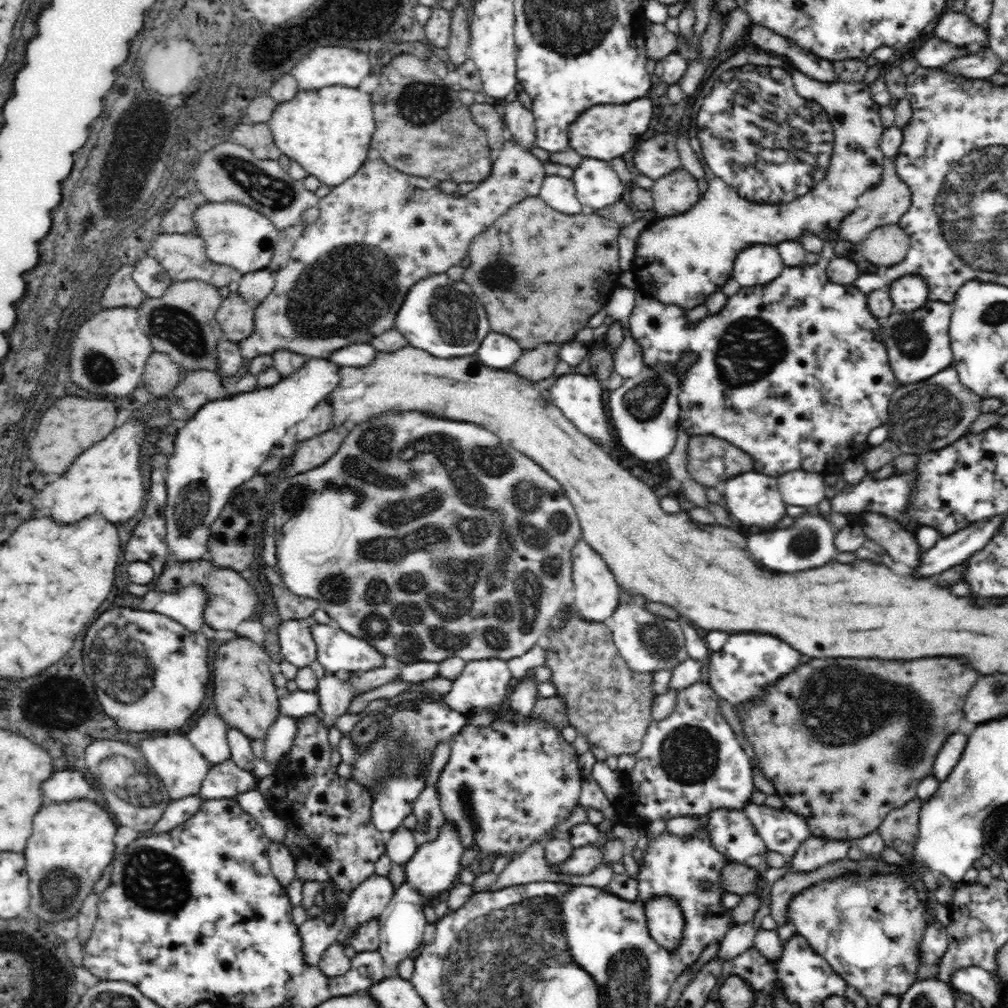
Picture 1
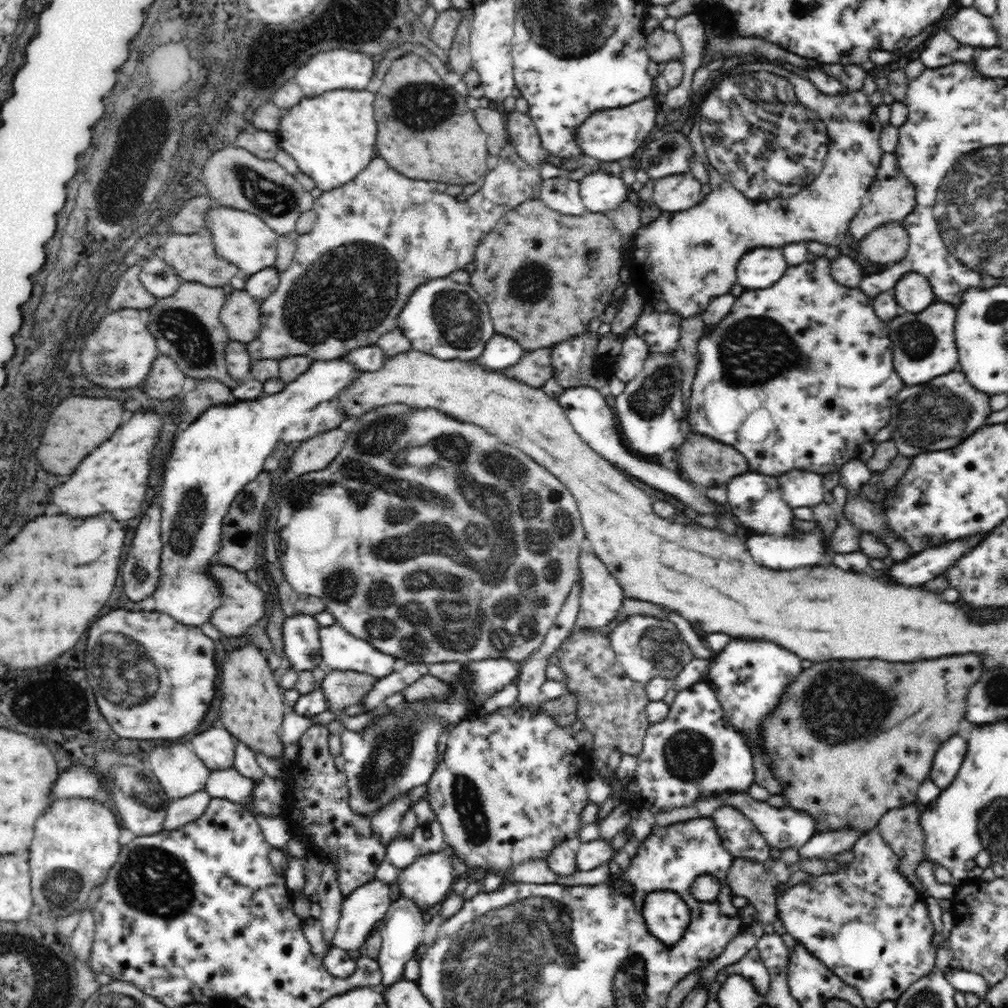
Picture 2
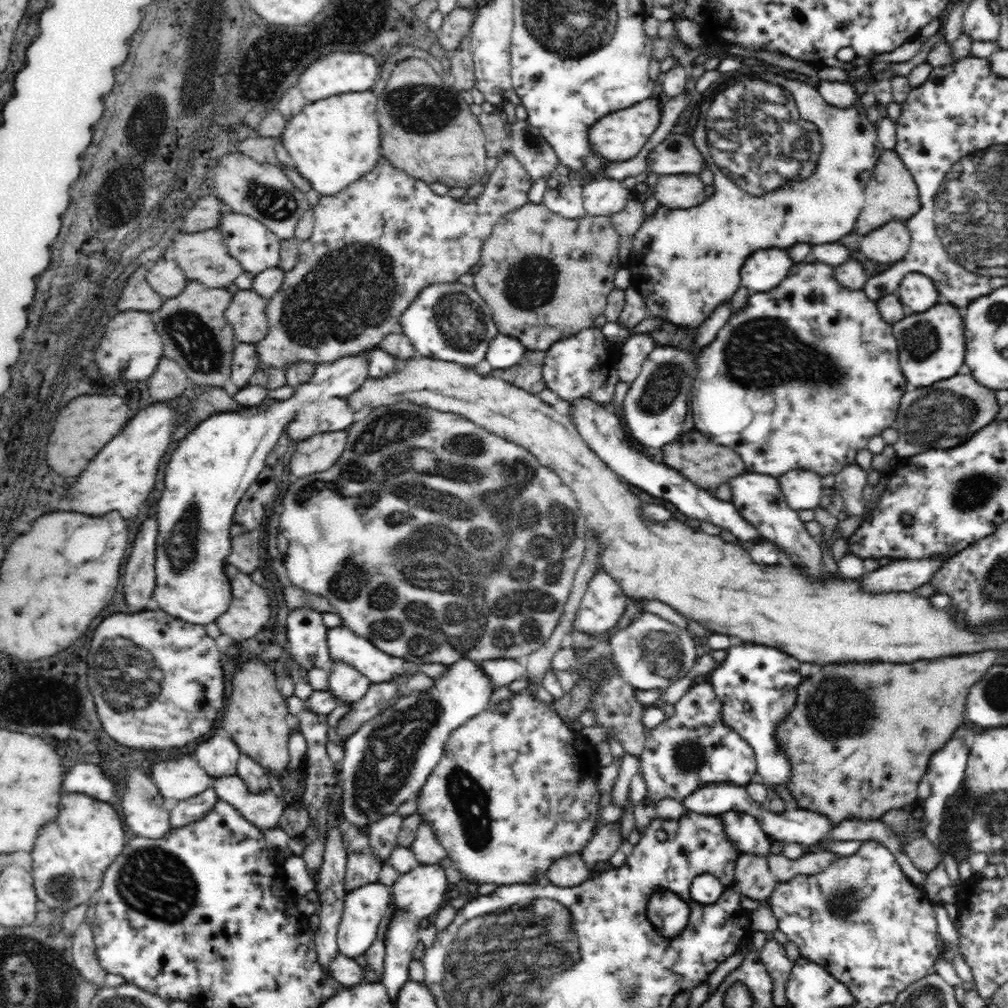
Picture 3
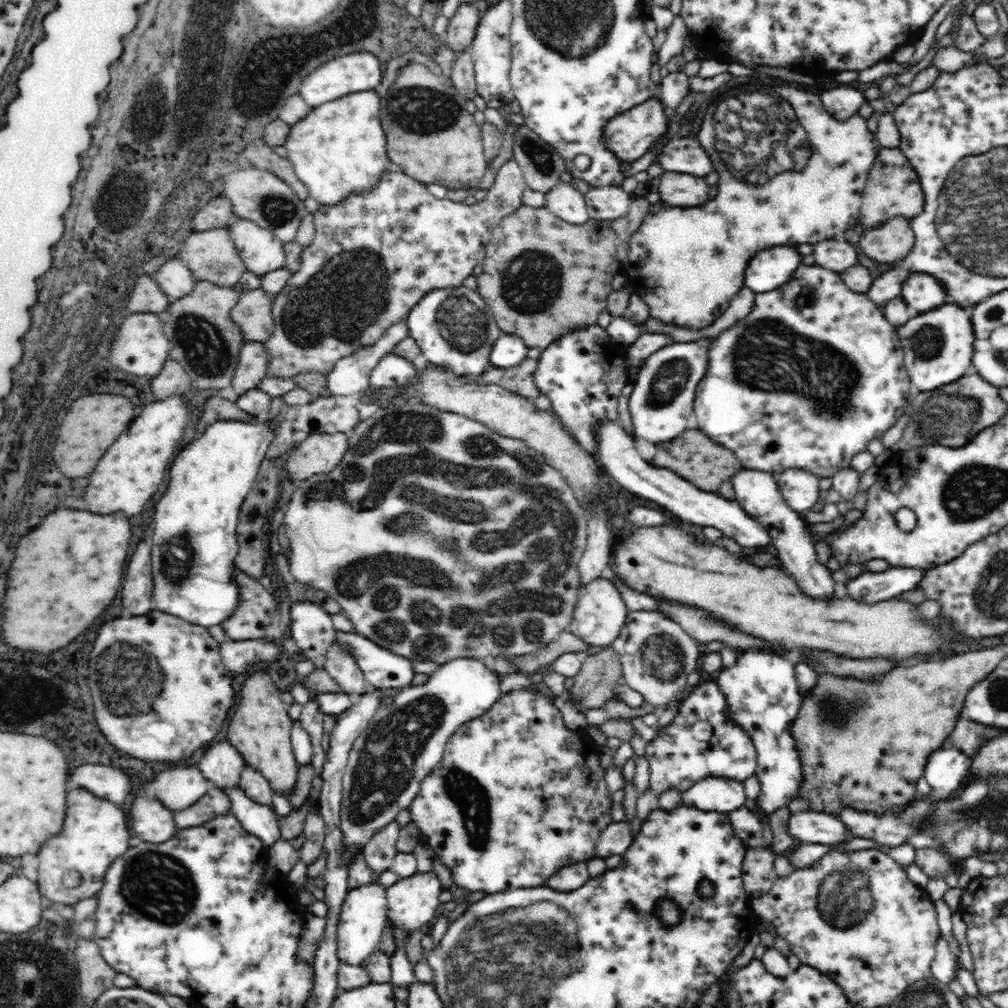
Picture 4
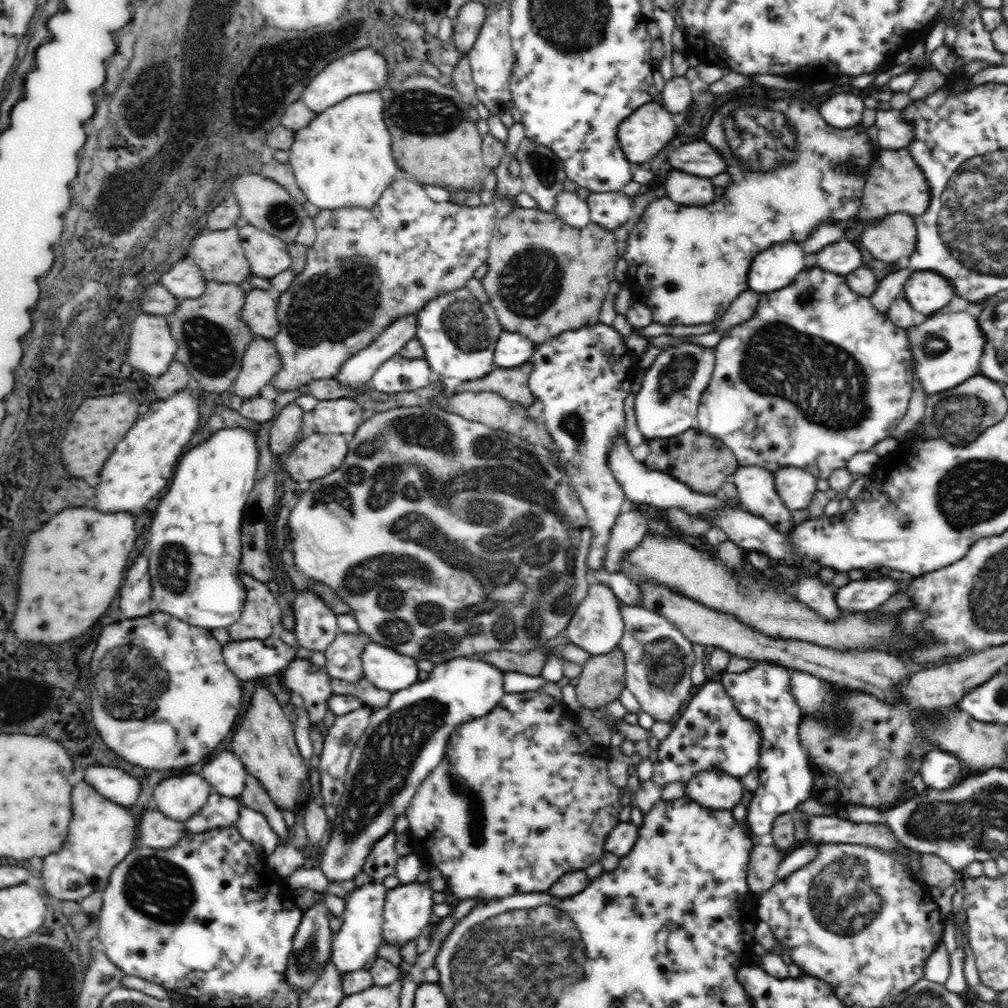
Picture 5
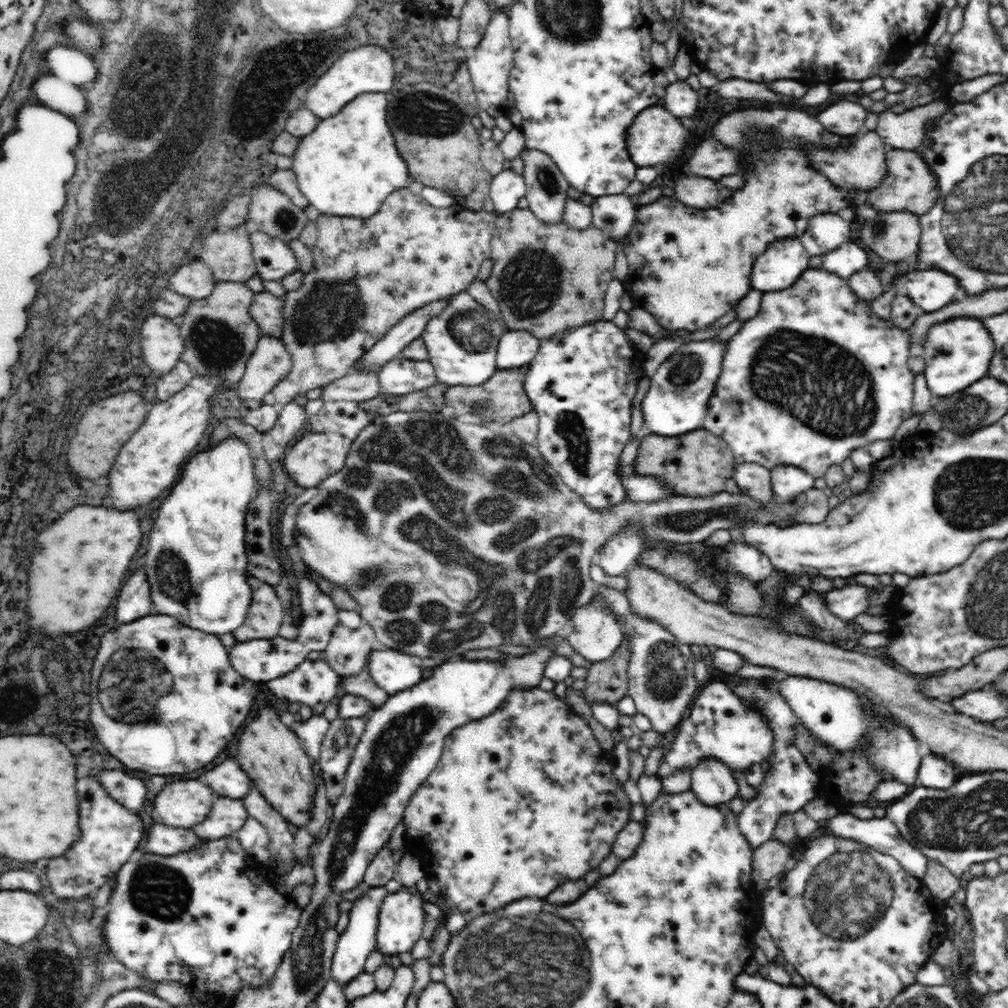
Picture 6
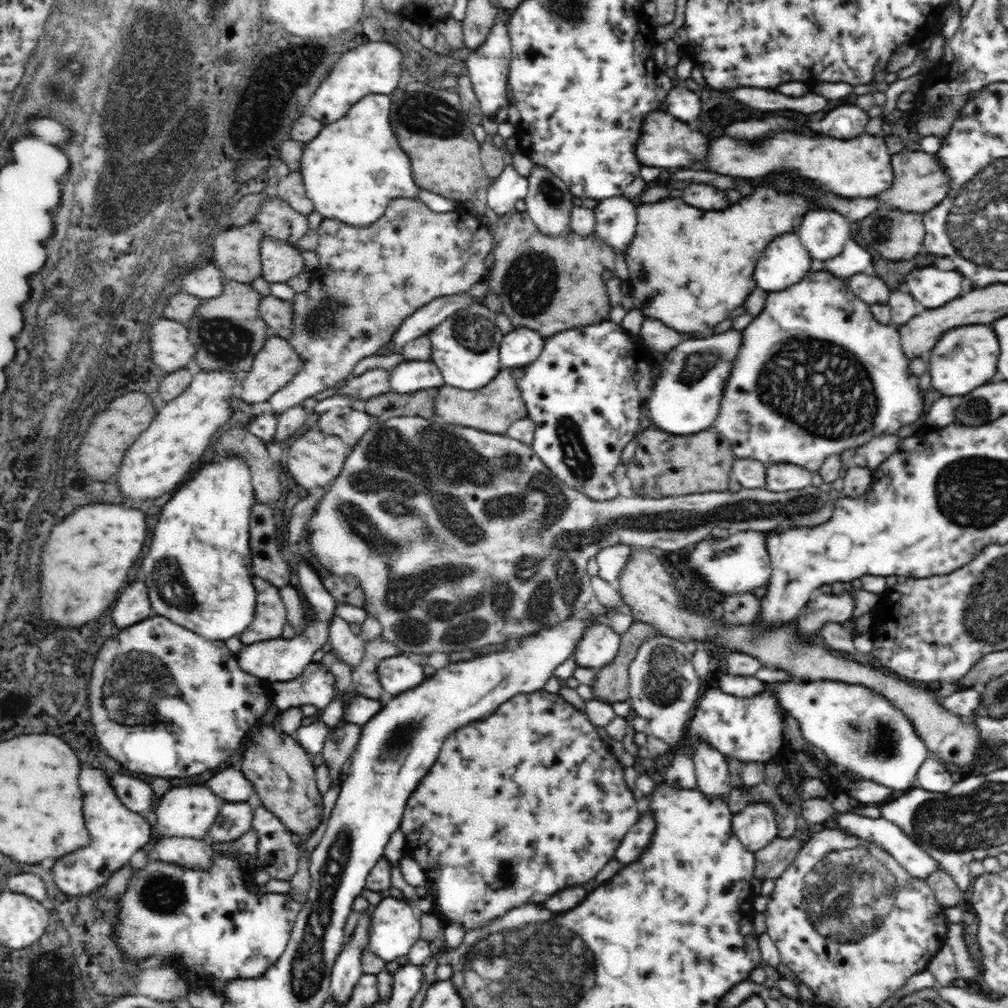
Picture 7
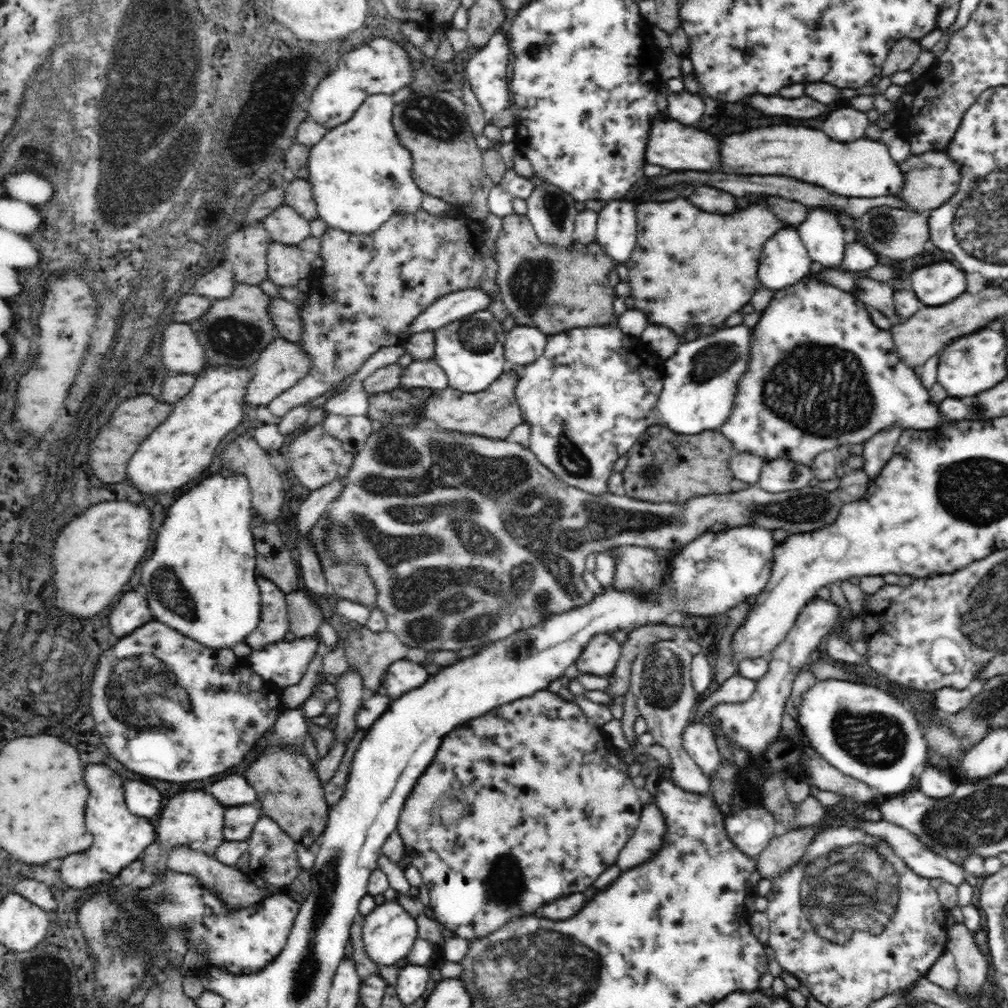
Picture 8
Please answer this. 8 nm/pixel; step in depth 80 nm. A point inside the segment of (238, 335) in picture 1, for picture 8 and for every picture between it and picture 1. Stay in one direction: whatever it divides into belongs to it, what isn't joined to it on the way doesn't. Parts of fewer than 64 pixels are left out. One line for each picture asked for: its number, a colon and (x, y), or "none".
2: (241, 312)
3: (246, 312)
4: (253, 312)
5: (259, 312)
6: (266, 309)
7: (276, 313)
8: (286, 316)

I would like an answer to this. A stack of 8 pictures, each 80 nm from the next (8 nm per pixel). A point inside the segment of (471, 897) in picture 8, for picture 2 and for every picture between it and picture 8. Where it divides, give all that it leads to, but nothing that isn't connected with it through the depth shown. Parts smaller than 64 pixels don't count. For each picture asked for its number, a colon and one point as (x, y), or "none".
2: (511, 785)
3: (513, 793)
4: (512, 802)
5: (517, 804)
6: (532, 813)
7: (534, 803)

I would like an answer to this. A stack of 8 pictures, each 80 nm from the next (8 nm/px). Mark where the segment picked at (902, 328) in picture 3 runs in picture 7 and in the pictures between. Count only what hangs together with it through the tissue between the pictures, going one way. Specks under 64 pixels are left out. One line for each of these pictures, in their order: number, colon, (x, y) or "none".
4: (938, 345)
5: (946, 348)
6: (957, 352)
7: (964, 358)

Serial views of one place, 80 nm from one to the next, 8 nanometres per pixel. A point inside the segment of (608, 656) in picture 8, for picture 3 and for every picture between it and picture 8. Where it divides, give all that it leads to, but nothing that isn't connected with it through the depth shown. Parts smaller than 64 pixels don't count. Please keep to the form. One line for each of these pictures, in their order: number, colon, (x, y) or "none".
3: (602, 606)
4: (600, 613)
5: (597, 626)
6: (597, 635)
7: (599, 646)

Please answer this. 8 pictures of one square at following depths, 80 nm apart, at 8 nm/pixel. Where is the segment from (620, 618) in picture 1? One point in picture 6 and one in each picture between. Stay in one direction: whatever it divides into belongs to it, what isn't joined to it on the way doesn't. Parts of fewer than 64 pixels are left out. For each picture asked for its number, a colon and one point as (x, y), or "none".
2: (647, 648)
3: (652, 654)
4: (657, 656)
5: (659, 659)
6: (661, 671)

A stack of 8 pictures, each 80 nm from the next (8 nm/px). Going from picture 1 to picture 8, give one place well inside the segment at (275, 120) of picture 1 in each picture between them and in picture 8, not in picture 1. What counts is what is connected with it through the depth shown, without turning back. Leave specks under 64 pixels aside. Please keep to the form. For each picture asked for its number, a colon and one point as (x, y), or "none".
2: (332, 137)
3: (333, 142)
4: (339, 147)
5: (344, 159)
6: (348, 165)
7: (352, 171)
8: (360, 173)

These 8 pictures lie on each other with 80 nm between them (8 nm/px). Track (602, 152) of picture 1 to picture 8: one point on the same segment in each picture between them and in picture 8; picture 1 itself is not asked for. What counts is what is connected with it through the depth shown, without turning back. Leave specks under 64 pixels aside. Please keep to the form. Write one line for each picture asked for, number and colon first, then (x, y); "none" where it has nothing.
2: (610, 135)
3: (619, 136)
4: (629, 136)
5: (644, 133)
6: (655, 137)
7: (665, 142)
8: (671, 145)

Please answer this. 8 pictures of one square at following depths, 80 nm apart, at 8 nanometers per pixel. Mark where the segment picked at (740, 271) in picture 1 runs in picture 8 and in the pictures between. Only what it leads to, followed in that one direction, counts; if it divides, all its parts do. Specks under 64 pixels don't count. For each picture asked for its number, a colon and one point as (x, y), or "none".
2: (758, 269)
3: (764, 270)
4: (768, 269)
5: (774, 268)
6: (782, 263)
7: (785, 260)
8: (785, 261)

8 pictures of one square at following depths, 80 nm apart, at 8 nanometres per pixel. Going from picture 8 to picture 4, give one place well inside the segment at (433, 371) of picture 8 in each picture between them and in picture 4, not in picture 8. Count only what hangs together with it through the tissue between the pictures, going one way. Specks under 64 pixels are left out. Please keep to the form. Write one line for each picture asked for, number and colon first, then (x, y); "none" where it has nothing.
4: (392, 369)
5: (397, 375)
6: (399, 376)
7: (410, 376)

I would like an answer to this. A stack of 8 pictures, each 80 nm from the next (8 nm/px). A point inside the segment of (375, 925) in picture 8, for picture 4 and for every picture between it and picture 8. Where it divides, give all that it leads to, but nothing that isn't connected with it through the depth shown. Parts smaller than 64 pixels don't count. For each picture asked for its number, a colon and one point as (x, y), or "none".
4: (411, 901)
5: (407, 909)
6: (401, 919)
7: (393, 930)

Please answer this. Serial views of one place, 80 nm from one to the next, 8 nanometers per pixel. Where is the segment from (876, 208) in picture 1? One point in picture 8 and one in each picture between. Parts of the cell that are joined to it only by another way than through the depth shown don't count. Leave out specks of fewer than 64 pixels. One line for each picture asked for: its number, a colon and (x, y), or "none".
2: (891, 197)
3: (891, 193)
4: (893, 188)
5: (896, 184)
6: (909, 185)
7: (920, 182)
8: (929, 180)

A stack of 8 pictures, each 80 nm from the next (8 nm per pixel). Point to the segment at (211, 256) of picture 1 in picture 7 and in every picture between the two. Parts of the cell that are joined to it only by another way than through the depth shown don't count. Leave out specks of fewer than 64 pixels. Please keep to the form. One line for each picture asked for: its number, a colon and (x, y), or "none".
2: (242, 238)
3: (249, 241)
4: (261, 251)
5: (267, 255)
6: (275, 260)
7: (280, 262)

